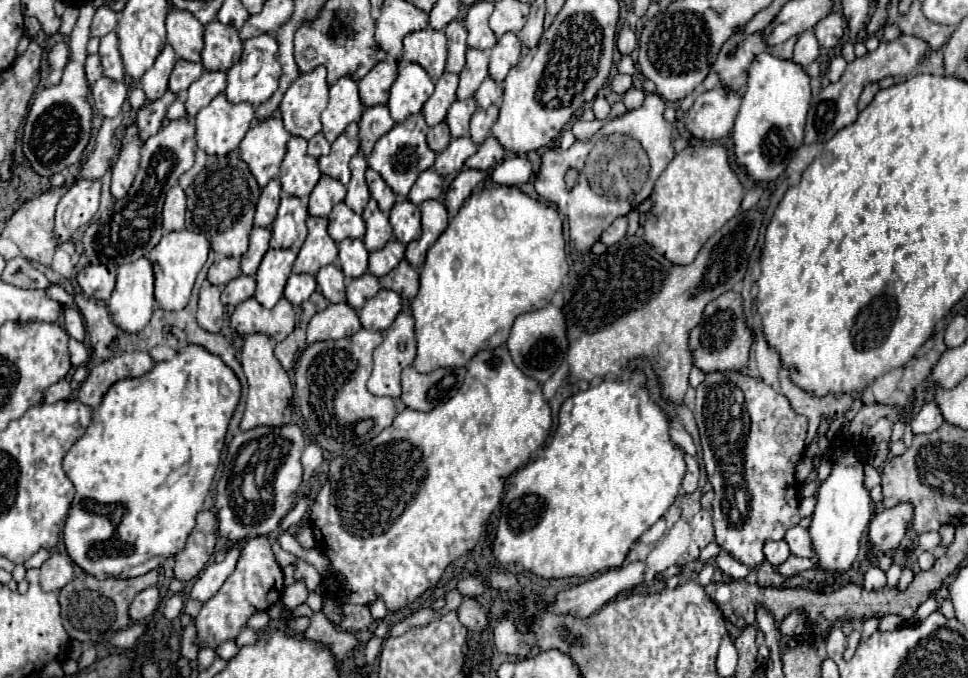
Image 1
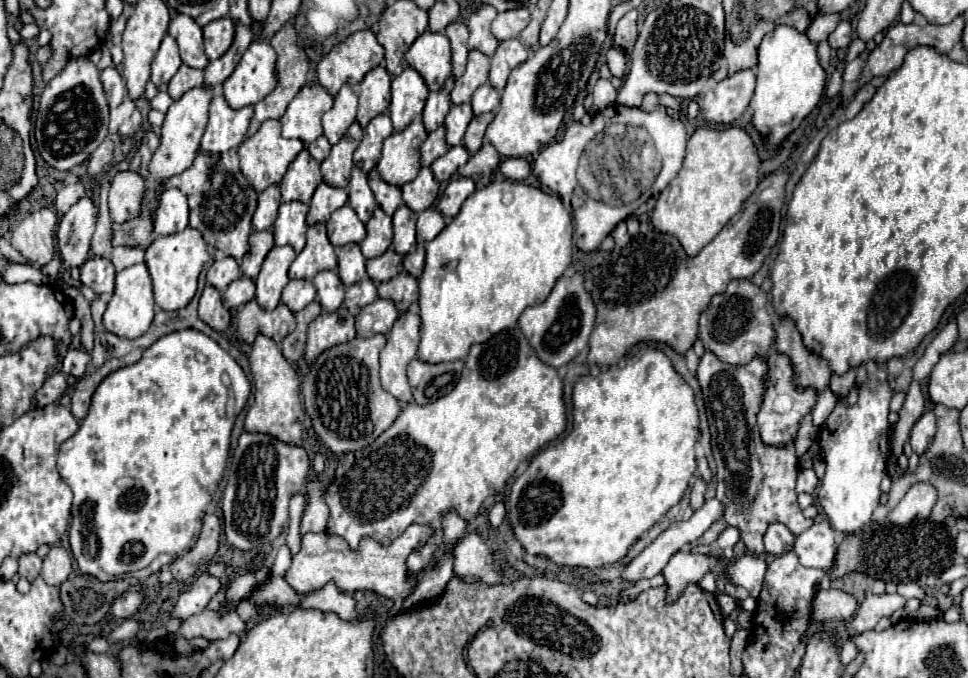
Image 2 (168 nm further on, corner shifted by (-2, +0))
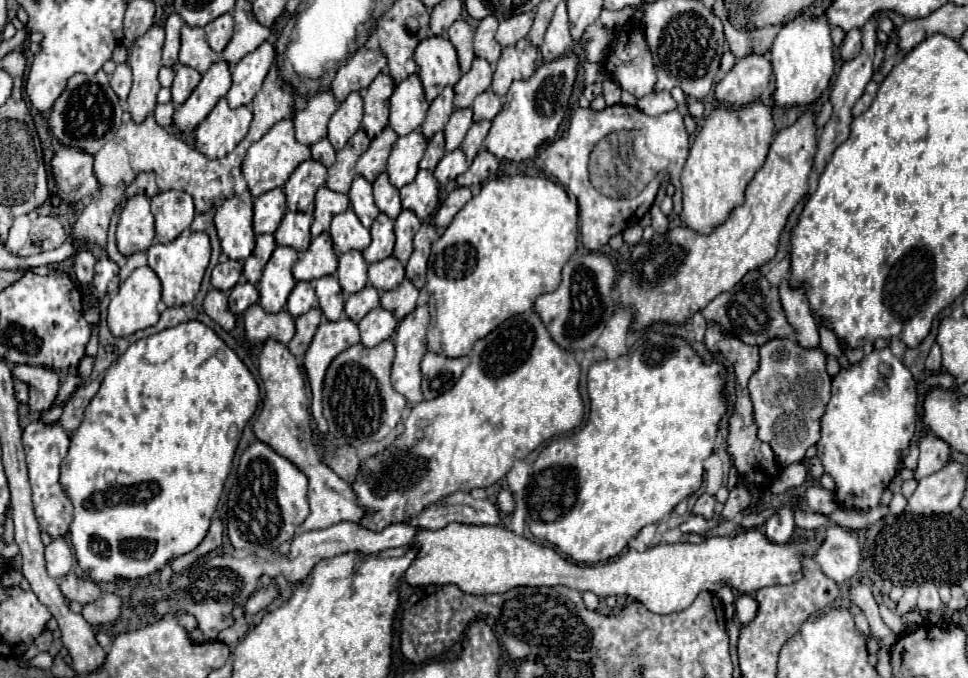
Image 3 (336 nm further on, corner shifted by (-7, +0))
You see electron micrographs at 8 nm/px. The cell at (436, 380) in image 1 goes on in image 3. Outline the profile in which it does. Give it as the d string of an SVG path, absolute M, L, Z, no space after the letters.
M427 352L421 360L421 374L423 374L421 390L425 394L425 400L433 400L449 392L461 378L467 364L469 364L469 358L451 360L451 358L443 358L433 352Z

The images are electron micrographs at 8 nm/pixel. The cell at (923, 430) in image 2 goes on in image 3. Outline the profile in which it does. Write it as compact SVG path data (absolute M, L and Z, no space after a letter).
M925 432L919 440L919 466L917 466L917 478L929 476L937 470L941 470L949 462L949 444L935 436L933 432Z

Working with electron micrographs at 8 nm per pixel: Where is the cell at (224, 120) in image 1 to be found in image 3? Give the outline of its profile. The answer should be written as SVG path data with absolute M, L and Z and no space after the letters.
M221 98L193 132L197 150L209 158L223 158L245 138L251 120L253 112L247 106L233 110L227 100Z

